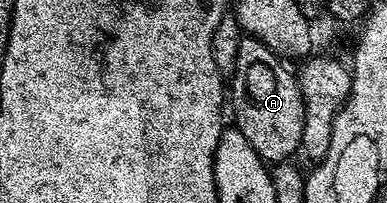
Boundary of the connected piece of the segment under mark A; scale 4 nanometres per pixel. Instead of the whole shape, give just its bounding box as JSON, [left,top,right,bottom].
[228,36,304,163]

